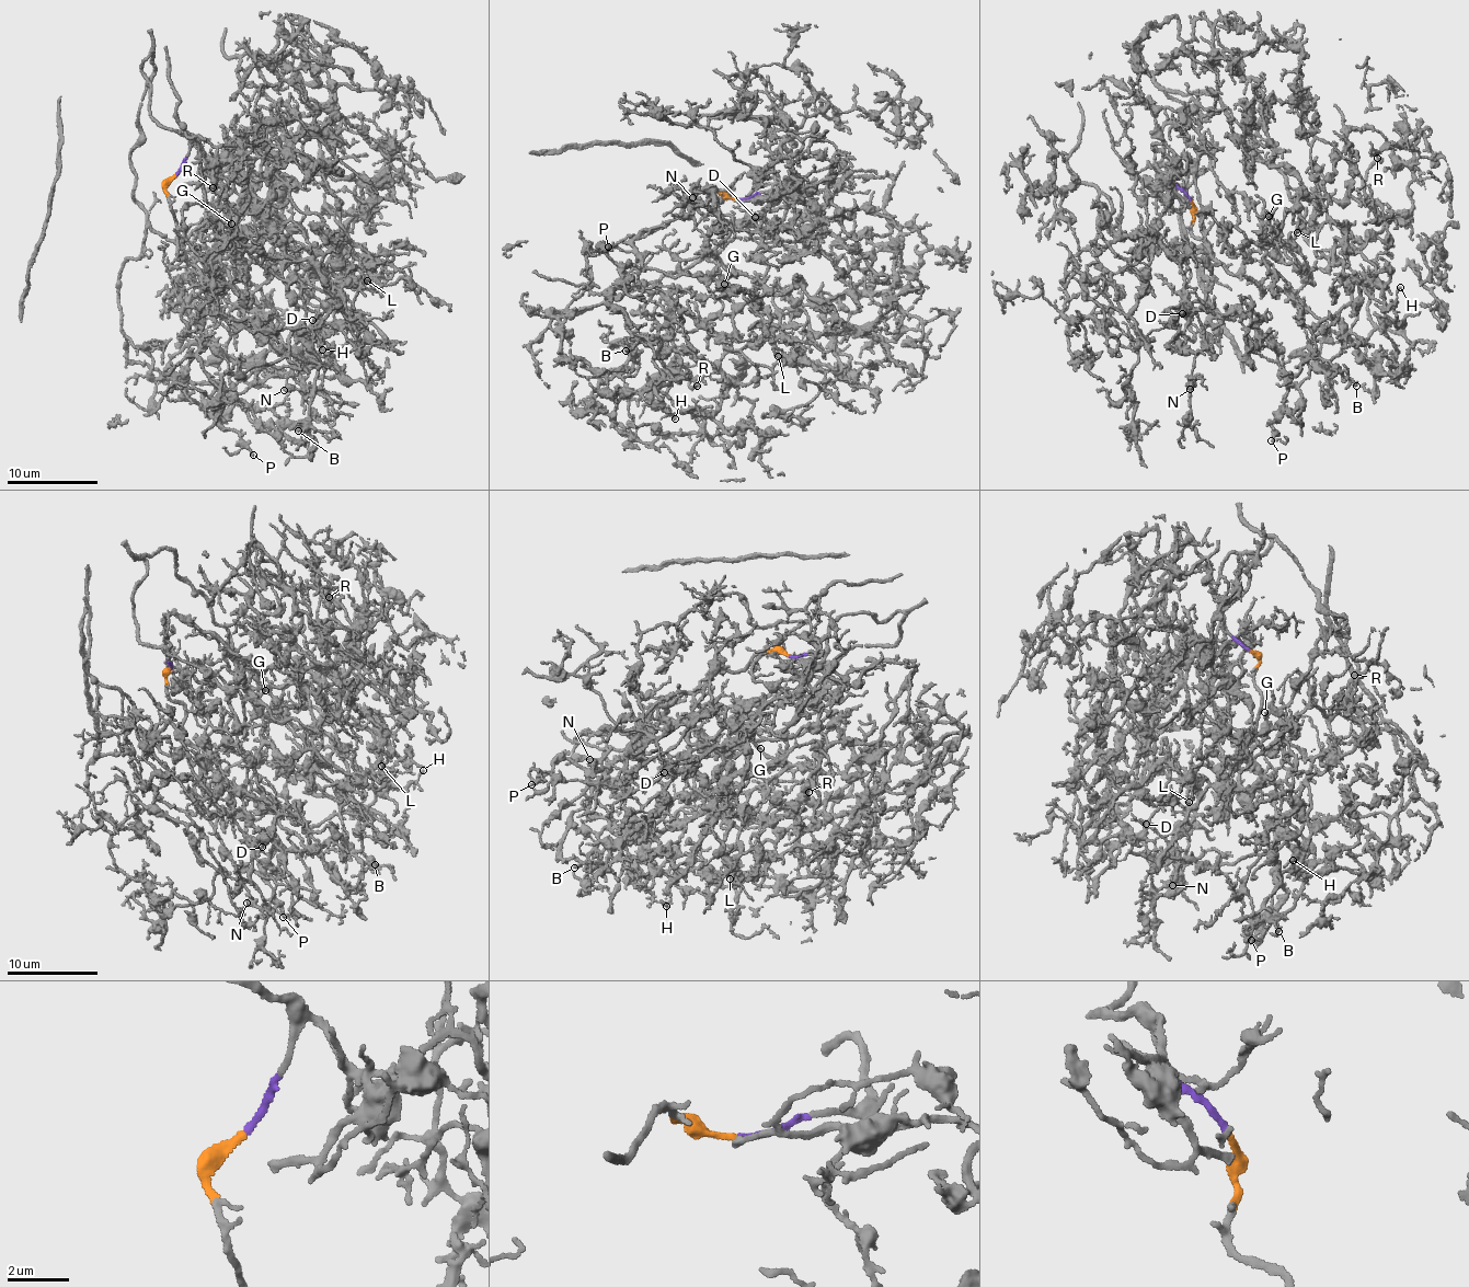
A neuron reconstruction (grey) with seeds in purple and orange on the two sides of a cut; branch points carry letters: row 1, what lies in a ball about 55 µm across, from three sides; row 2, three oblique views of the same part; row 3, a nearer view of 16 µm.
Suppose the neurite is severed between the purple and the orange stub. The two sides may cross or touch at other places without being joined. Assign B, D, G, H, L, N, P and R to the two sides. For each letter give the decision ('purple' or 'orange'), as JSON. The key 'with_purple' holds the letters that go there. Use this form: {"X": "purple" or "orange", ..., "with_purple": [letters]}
{"B": "purple", "D": "orange", "G": "orange", "H": "purple", "L": "purple", "N": "orange", "P": "orange", "R": "purple", "with_purple": ["B", "H", "L", "R"]}

